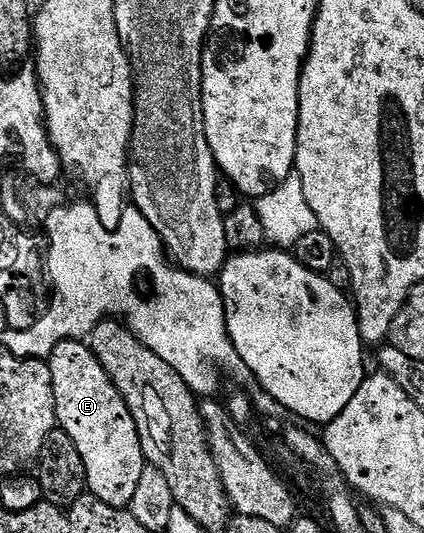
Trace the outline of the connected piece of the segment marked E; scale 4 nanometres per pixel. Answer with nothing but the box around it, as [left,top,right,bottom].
[48,340,148,509]

